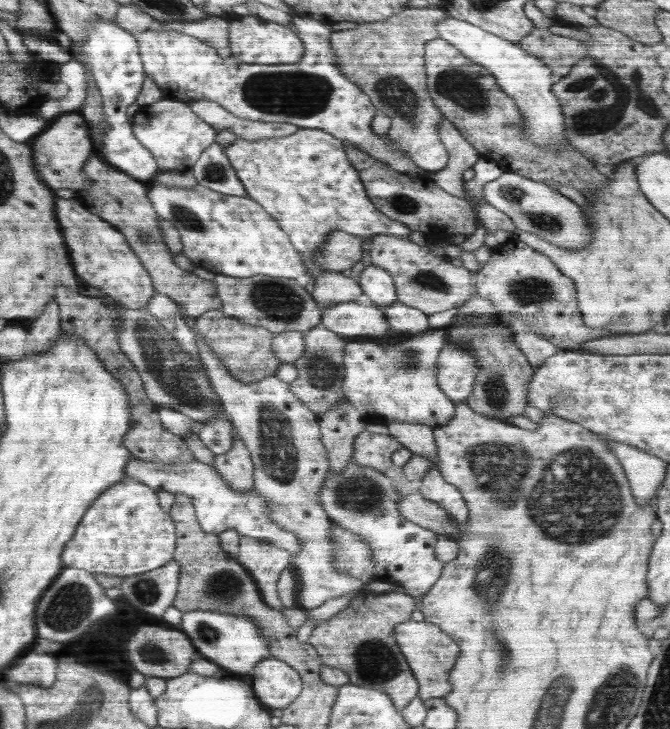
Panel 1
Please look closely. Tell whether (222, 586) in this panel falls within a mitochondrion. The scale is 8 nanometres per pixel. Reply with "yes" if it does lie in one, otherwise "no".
yes

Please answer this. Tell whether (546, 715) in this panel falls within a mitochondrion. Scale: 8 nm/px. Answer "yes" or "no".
yes

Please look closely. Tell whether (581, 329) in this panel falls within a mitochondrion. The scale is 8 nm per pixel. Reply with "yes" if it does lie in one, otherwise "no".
no

